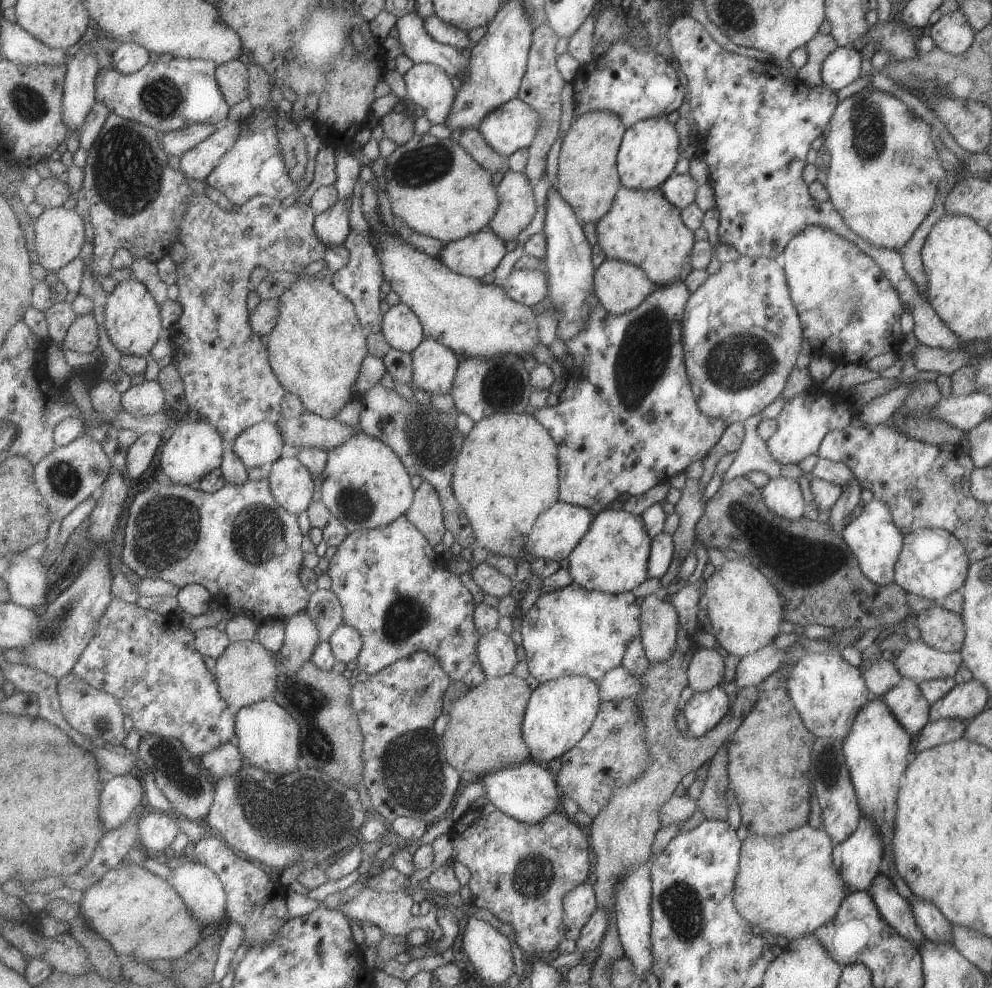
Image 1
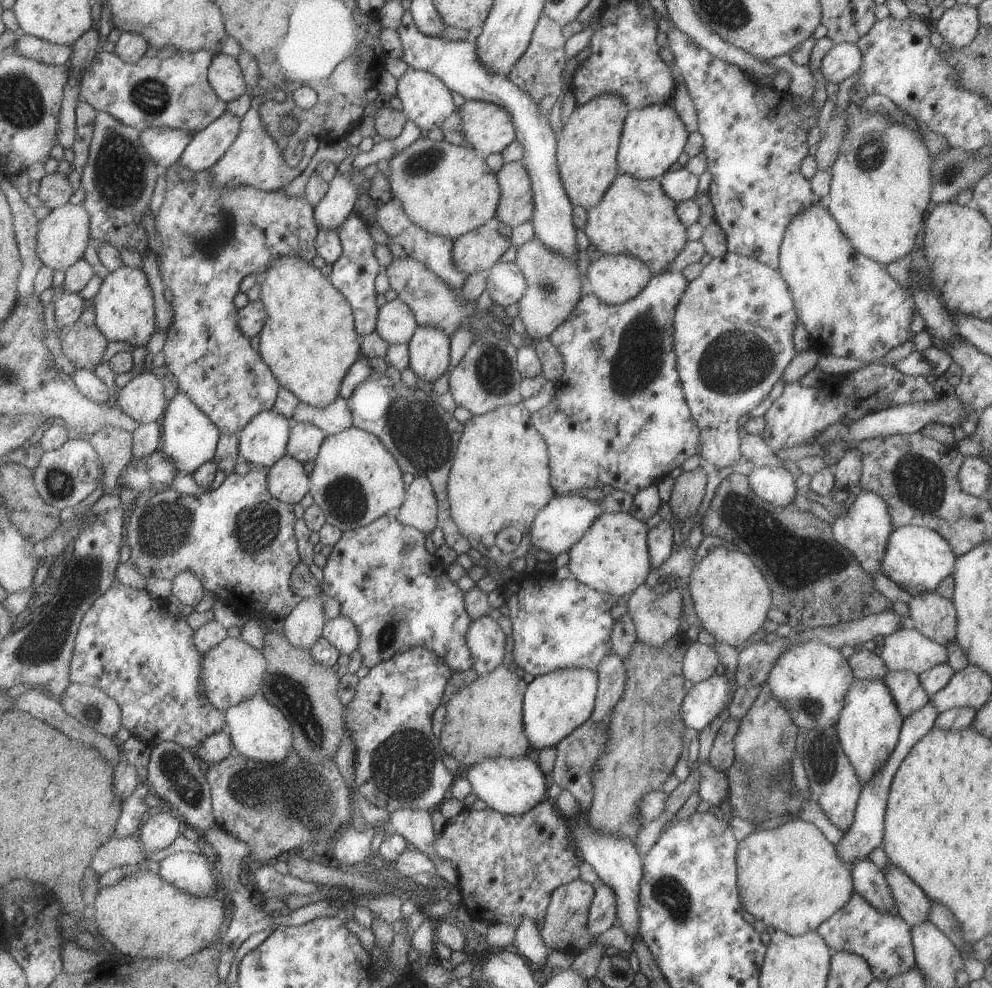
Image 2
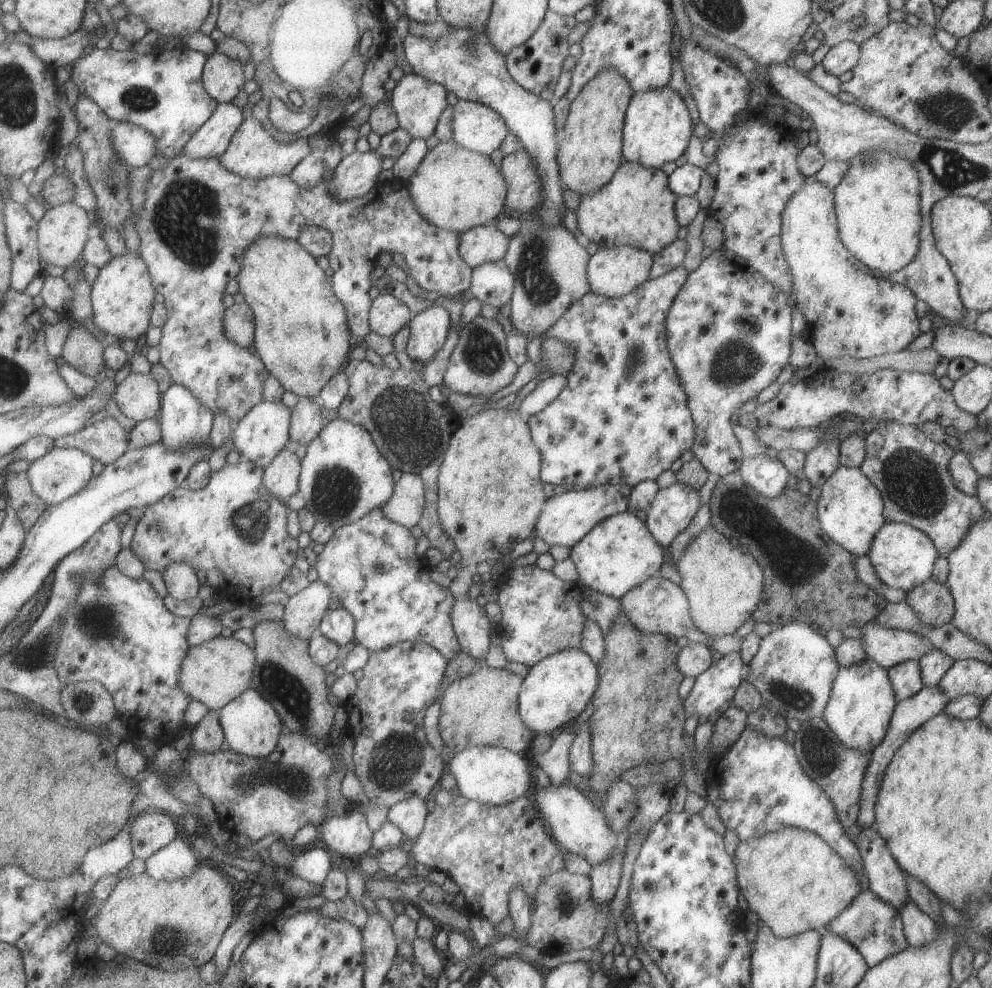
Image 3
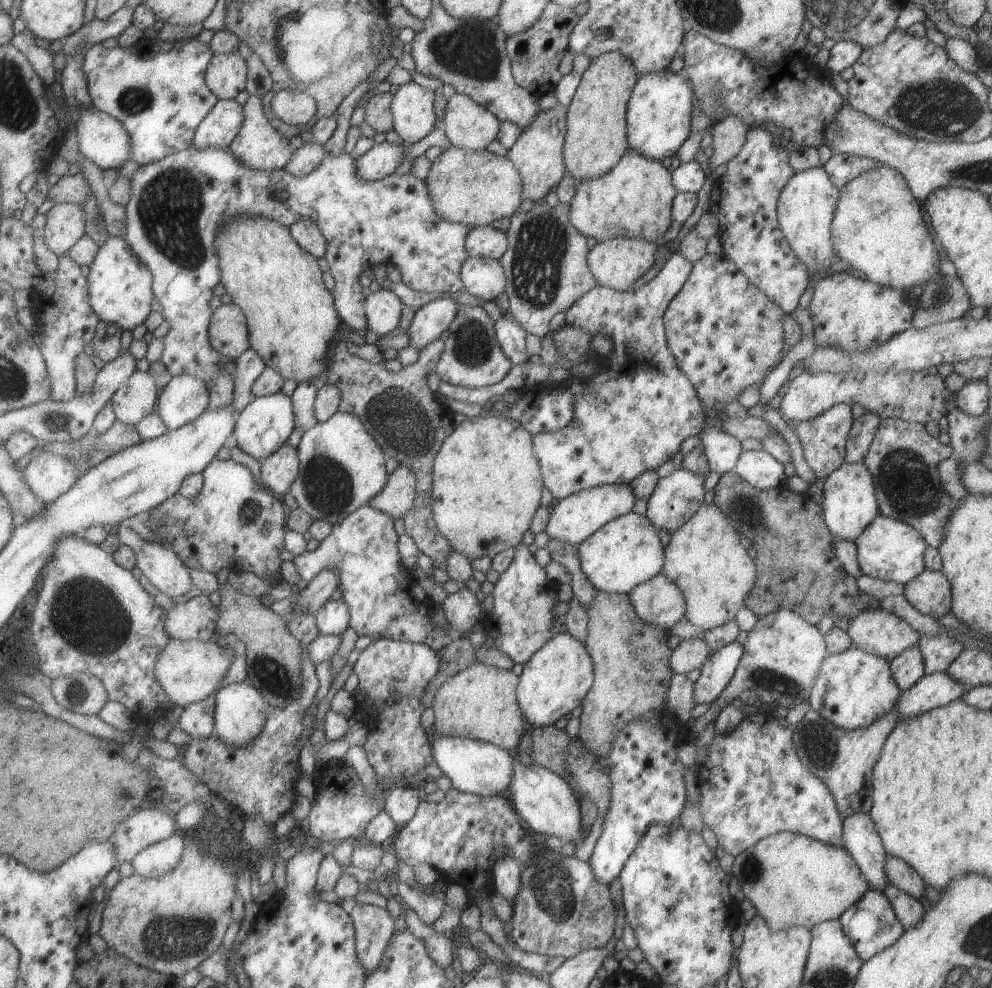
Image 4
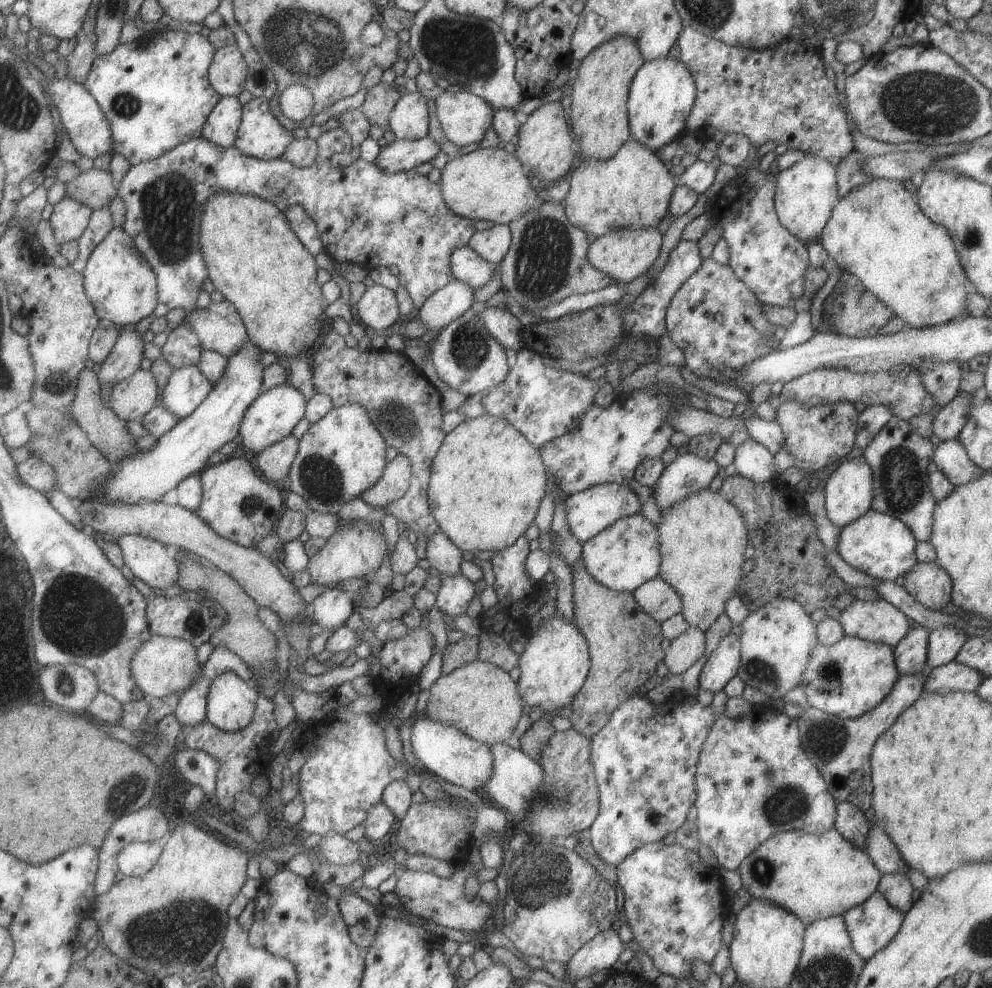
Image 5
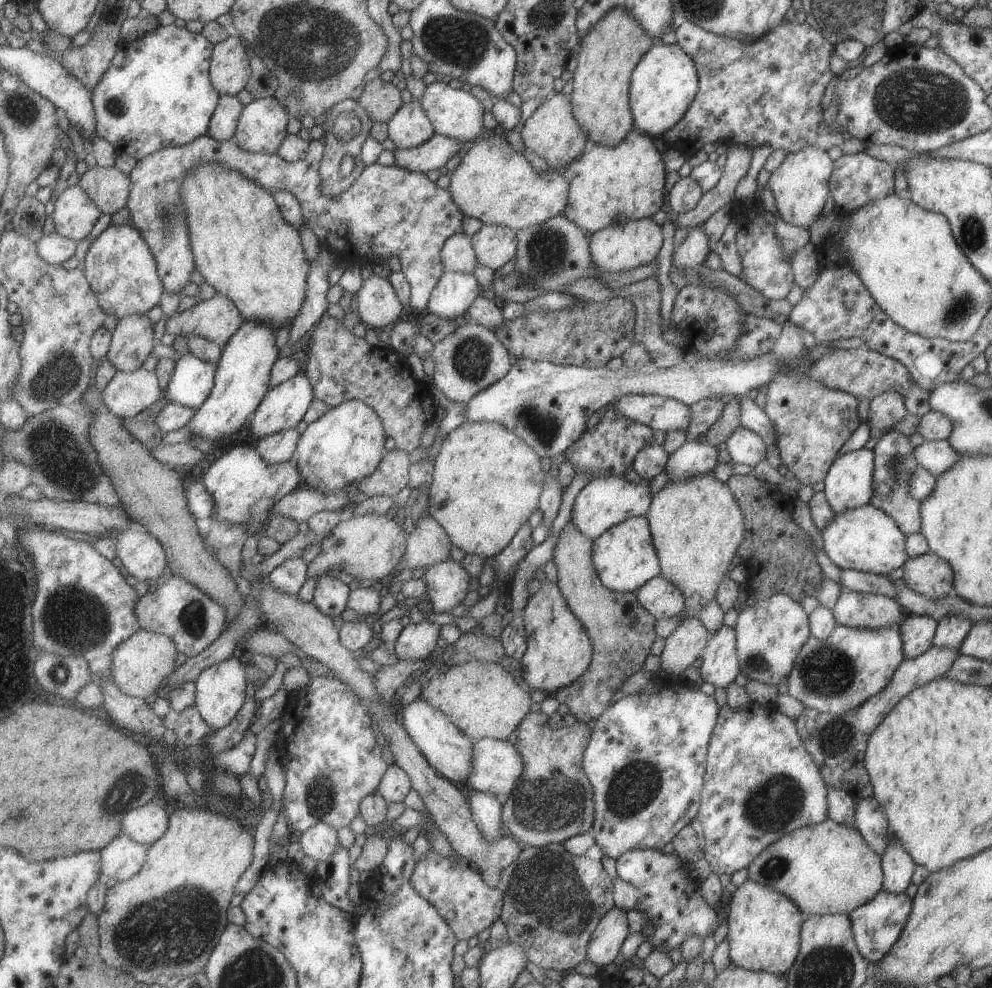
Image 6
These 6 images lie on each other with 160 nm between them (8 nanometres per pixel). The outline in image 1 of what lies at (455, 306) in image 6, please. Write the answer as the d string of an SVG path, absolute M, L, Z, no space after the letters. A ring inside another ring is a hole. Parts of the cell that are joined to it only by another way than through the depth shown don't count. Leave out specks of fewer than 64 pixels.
M427 337L418 345L414 356L414 384L419 390L443 396L451 391L460 358L440 341Z

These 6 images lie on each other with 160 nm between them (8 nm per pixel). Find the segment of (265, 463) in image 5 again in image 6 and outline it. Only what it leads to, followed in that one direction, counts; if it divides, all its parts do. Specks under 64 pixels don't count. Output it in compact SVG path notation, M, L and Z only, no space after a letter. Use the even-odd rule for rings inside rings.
M295 429L284 430L258 439L256 449L269 464L291 462L297 456L301 435Z

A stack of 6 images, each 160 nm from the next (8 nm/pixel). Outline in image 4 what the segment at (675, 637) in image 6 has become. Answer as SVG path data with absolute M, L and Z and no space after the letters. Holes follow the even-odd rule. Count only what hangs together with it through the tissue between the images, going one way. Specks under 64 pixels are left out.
M701 636L692 639L682 639L671 651L668 665L676 673L687 674L695 668L702 668L702 664L709 656L707 643Z

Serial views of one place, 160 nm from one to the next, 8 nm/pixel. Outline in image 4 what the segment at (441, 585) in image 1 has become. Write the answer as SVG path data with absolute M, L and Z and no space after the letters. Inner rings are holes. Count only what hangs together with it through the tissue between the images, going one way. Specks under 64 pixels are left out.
M370 504L359 508L351 516L334 525L333 532L314 551L304 552L293 558L293 563L303 582L308 584L320 572L328 569L338 572L340 576L340 590L343 600L350 606L352 612L352 628L357 636L372 636L373 640L393 639L429 645L434 651L442 650L452 642L454 633L444 629L431 621L431 613L435 604L429 599L415 576L403 564L399 554L399 534L395 530L394 518L386 512Z

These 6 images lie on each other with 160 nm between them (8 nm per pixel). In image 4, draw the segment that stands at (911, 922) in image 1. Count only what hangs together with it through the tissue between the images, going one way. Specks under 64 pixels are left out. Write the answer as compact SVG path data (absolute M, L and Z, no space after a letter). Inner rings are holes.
M769 713L759 718L744 717L744 719L737 725L737 728L733 729L726 735L715 734L707 747L706 758L698 768L696 768L695 778L697 781L697 787L700 790L700 802L698 809L704 826L708 826L715 833L717 839L718 853L721 855L724 852L729 853L731 856L739 854L745 848L753 846L760 838L767 835L774 835L775 833L791 831L800 835L808 836L809 838L821 841L823 844L829 844L837 848L844 848L842 839L842 816L839 814L834 798L831 796L829 789L819 780L816 776L813 776L808 770L803 768L801 761L795 752L795 747L792 739L792 727L787 726L783 728L777 723L776 715Z

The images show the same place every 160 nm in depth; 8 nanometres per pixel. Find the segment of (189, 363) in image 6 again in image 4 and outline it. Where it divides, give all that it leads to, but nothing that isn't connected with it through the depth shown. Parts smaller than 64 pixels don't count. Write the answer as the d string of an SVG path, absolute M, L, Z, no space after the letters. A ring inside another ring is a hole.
M174 376L161 391L157 410L168 430L184 427L203 415L210 408L210 389L200 378Z

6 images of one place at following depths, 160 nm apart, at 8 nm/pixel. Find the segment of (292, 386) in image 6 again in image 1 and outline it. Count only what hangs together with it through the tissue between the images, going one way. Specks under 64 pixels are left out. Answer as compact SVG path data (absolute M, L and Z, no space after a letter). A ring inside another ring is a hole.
M263 421L247 428L235 440L233 449L248 470L277 462L285 448L284 436L276 423Z

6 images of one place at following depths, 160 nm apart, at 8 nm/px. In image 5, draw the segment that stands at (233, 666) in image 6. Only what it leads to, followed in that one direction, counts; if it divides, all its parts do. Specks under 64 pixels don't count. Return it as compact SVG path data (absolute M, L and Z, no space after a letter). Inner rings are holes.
M226 672L214 680L208 696L208 719L221 730L243 731L256 718L259 688L238 674Z

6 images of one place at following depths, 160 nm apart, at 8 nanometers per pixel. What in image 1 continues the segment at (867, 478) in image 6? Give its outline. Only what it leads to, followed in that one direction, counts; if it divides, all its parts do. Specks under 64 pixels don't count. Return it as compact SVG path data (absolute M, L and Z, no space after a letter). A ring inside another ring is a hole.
M875 498L865 504L864 510L857 512L840 532L845 544L857 559L860 571L867 580L877 586L887 586L894 582L894 564L901 552L903 535L895 526L891 513L882 500Z

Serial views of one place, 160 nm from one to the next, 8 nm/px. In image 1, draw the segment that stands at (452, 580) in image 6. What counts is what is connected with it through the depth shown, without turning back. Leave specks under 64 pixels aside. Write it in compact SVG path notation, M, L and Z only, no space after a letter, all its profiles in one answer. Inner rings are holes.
M499 629L487 631L478 641L478 662L486 677L509 674L517 662L516 644Z

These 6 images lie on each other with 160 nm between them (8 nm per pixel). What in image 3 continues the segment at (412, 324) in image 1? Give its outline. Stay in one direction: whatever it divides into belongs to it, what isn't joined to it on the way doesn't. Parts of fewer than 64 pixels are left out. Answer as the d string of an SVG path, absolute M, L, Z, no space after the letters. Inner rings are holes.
M387 292L373 301L370 323L377 334L394 338L400 330L411 324L414 317L404 300Z

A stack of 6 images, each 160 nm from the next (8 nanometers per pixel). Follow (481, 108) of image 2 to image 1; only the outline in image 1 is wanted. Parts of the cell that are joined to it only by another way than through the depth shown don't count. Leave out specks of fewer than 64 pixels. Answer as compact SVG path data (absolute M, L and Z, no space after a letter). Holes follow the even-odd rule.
M515 97L484 117L477 131L481 133L489 147L500 155L508 157L516 150L530 147L539 123L538 114L528 104Z

